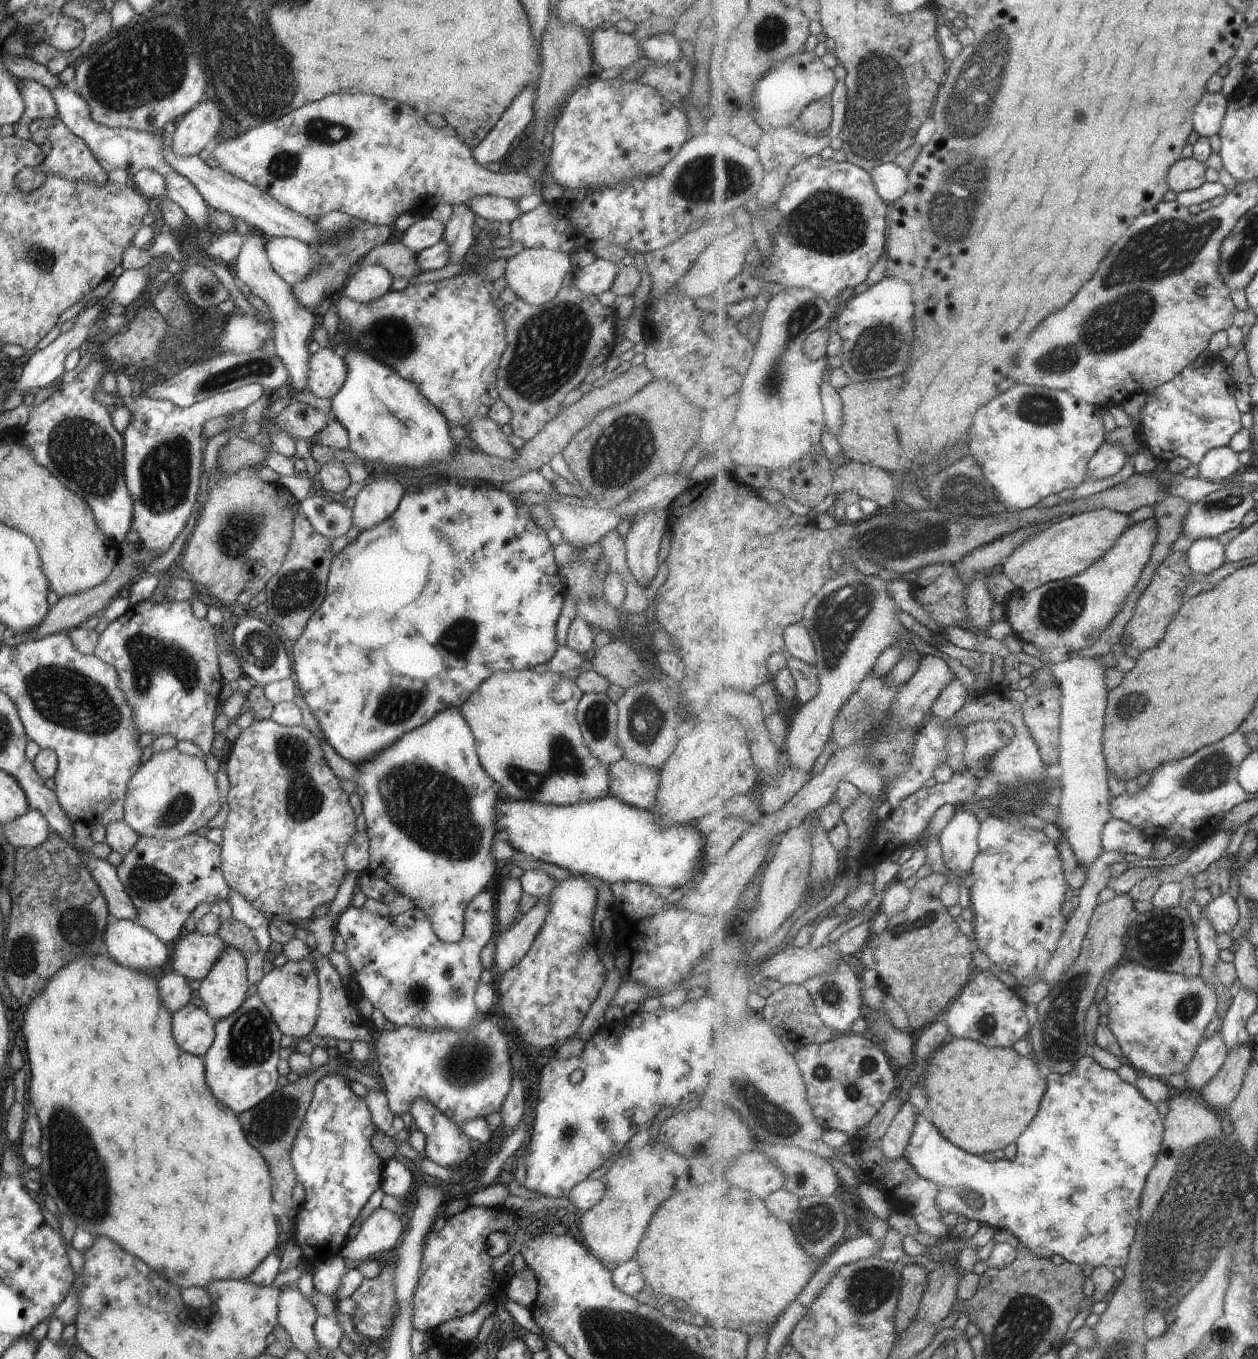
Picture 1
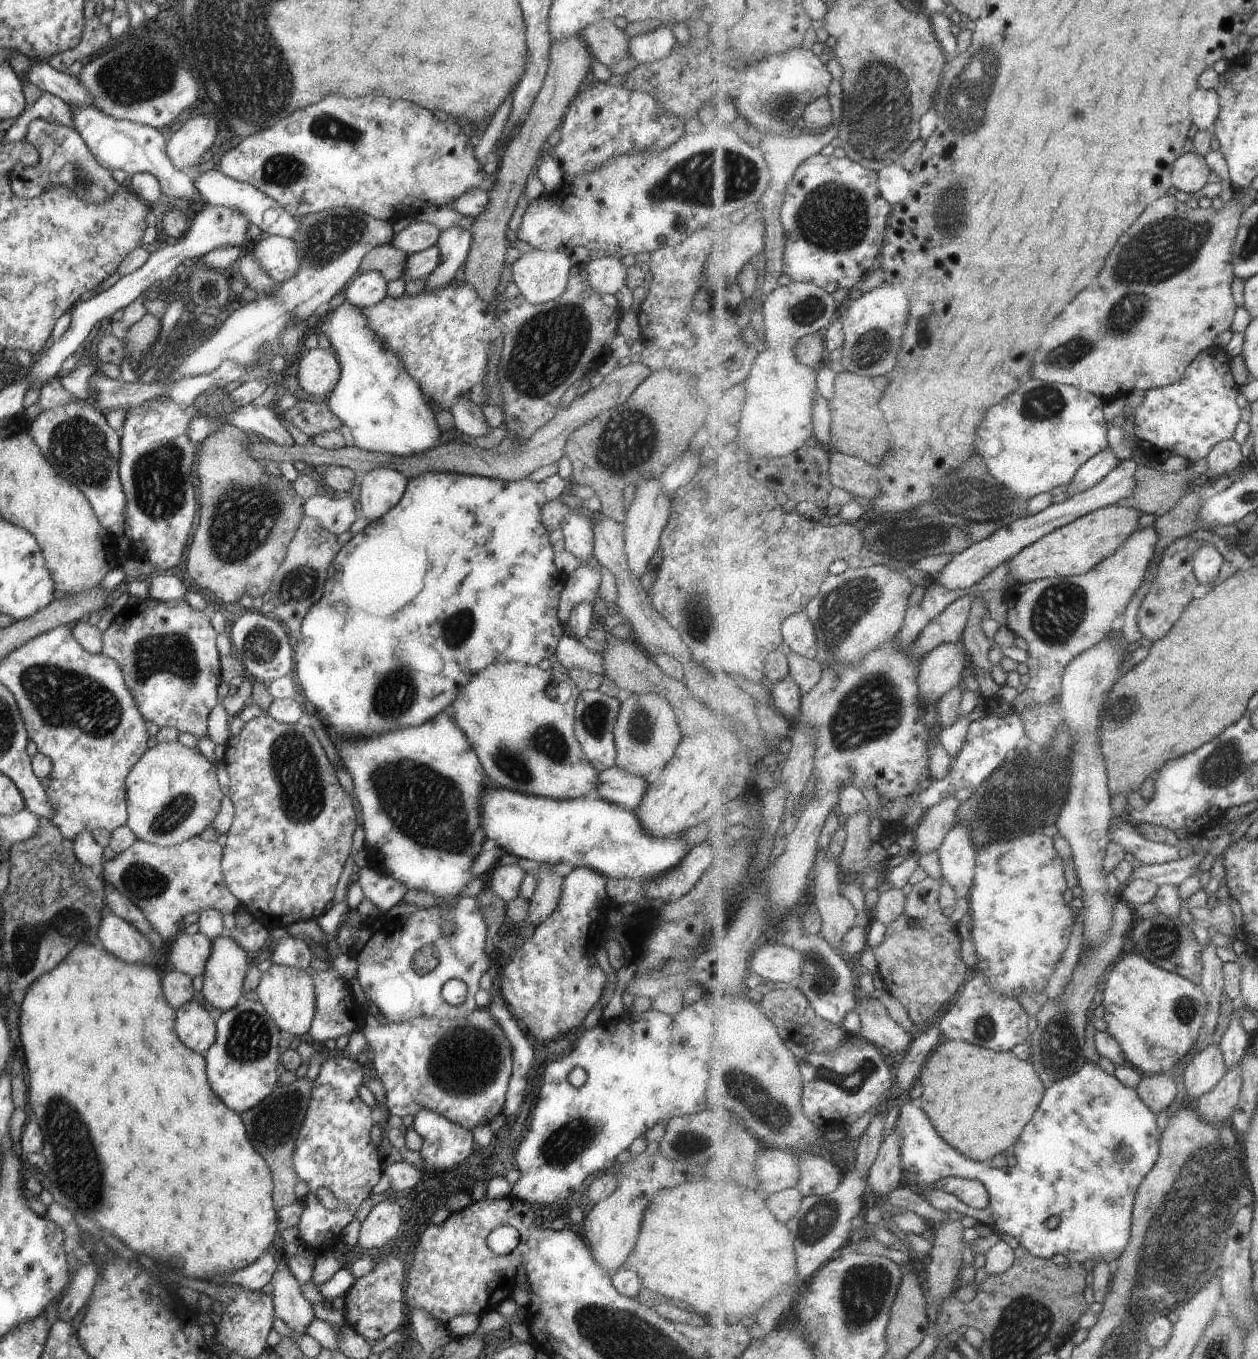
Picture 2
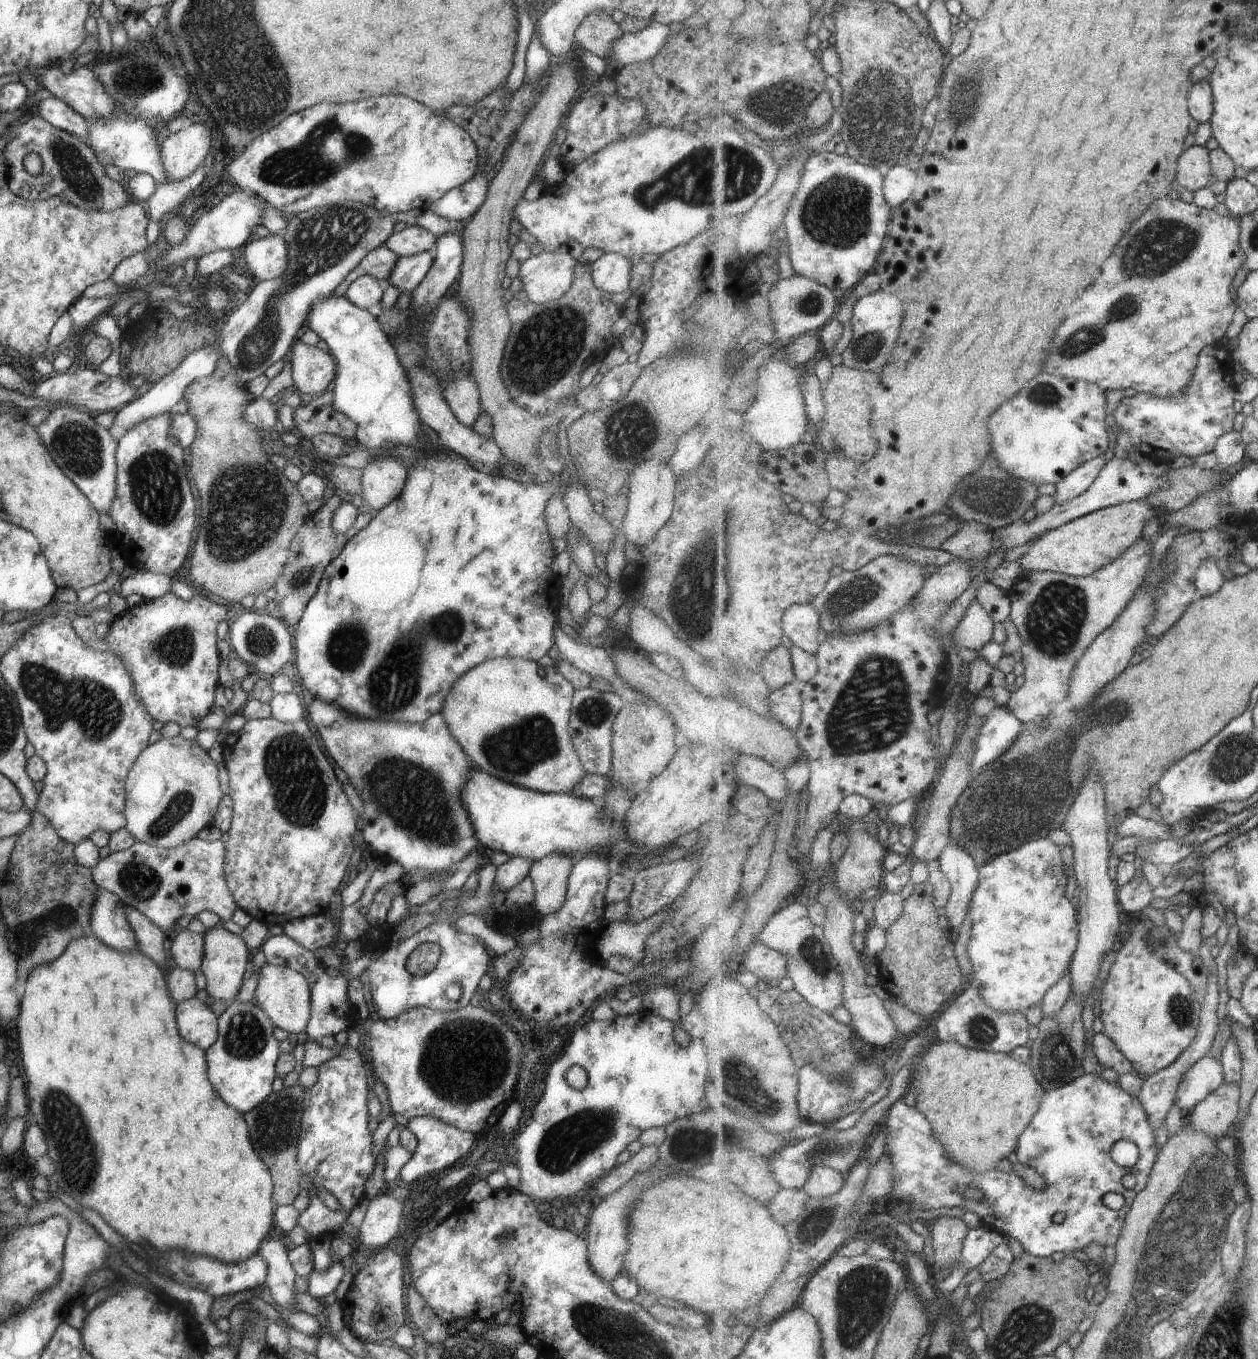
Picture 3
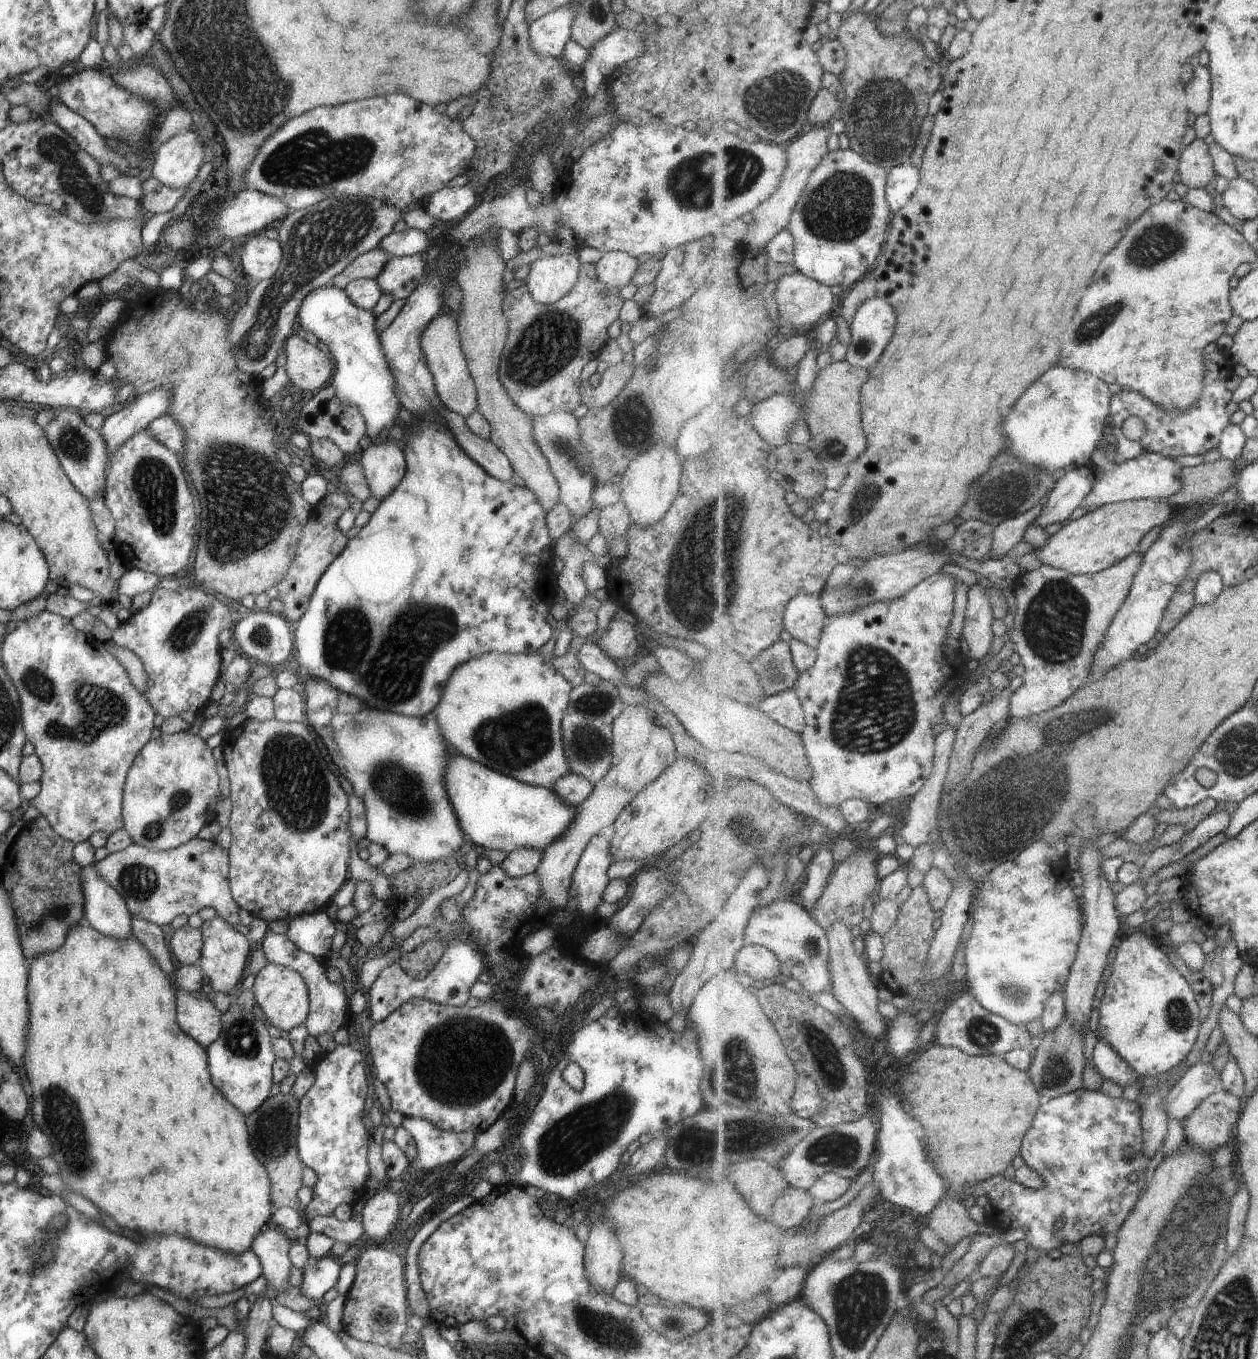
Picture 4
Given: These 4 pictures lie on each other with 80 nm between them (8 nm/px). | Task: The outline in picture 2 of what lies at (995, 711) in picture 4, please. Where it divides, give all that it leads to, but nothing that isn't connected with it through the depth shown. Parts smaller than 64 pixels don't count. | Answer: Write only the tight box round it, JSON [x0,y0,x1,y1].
[914,797,960,856]

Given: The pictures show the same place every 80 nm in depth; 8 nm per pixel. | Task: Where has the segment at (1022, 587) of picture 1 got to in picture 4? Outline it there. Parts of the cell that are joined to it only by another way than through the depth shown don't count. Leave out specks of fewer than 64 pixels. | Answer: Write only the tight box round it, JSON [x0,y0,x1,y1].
[1035,499,1173,575]

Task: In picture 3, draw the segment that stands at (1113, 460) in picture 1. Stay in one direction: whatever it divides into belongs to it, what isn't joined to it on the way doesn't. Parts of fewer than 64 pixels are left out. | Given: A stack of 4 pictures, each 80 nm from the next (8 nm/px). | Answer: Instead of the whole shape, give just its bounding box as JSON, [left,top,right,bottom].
[1053,458,1106,505]

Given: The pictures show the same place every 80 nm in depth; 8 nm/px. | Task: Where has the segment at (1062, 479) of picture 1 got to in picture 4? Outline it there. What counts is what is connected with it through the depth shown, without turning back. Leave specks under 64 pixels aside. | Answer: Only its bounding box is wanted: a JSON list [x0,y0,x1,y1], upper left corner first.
[1003,366,1111,475]

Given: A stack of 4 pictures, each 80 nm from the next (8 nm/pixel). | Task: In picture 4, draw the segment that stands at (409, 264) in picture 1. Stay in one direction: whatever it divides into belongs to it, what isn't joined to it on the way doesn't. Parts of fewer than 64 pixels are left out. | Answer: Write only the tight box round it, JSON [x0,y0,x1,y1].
[330,247,389,289]

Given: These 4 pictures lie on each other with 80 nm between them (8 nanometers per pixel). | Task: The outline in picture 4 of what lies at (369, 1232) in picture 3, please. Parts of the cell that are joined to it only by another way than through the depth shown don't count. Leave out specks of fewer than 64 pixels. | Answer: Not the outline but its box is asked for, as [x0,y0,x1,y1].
[360,1185,401,1242]

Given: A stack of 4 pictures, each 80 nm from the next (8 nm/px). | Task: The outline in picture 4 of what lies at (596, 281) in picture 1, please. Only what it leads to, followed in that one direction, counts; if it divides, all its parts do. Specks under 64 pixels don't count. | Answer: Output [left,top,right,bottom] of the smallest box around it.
[594,251,637,290]

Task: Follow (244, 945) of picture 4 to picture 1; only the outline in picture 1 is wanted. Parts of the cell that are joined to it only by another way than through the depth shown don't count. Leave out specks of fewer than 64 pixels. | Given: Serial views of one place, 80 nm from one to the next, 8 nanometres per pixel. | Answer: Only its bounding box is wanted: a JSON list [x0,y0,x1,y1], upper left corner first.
[197,946,250,1022]

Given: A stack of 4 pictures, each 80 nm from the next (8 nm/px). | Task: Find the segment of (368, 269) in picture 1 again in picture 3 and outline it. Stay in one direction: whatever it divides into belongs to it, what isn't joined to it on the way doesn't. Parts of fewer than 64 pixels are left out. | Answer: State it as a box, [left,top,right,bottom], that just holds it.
[344,275,385,310]

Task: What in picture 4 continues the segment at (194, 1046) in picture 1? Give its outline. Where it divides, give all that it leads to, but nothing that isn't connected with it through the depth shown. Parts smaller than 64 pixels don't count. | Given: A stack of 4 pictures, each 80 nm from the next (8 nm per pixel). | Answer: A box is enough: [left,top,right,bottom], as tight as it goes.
[174,989,222,1049]

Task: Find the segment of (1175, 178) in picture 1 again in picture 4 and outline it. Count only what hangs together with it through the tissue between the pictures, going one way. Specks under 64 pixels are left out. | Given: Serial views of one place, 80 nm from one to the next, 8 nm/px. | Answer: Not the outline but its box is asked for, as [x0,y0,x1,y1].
[1178,139,1218,189]

